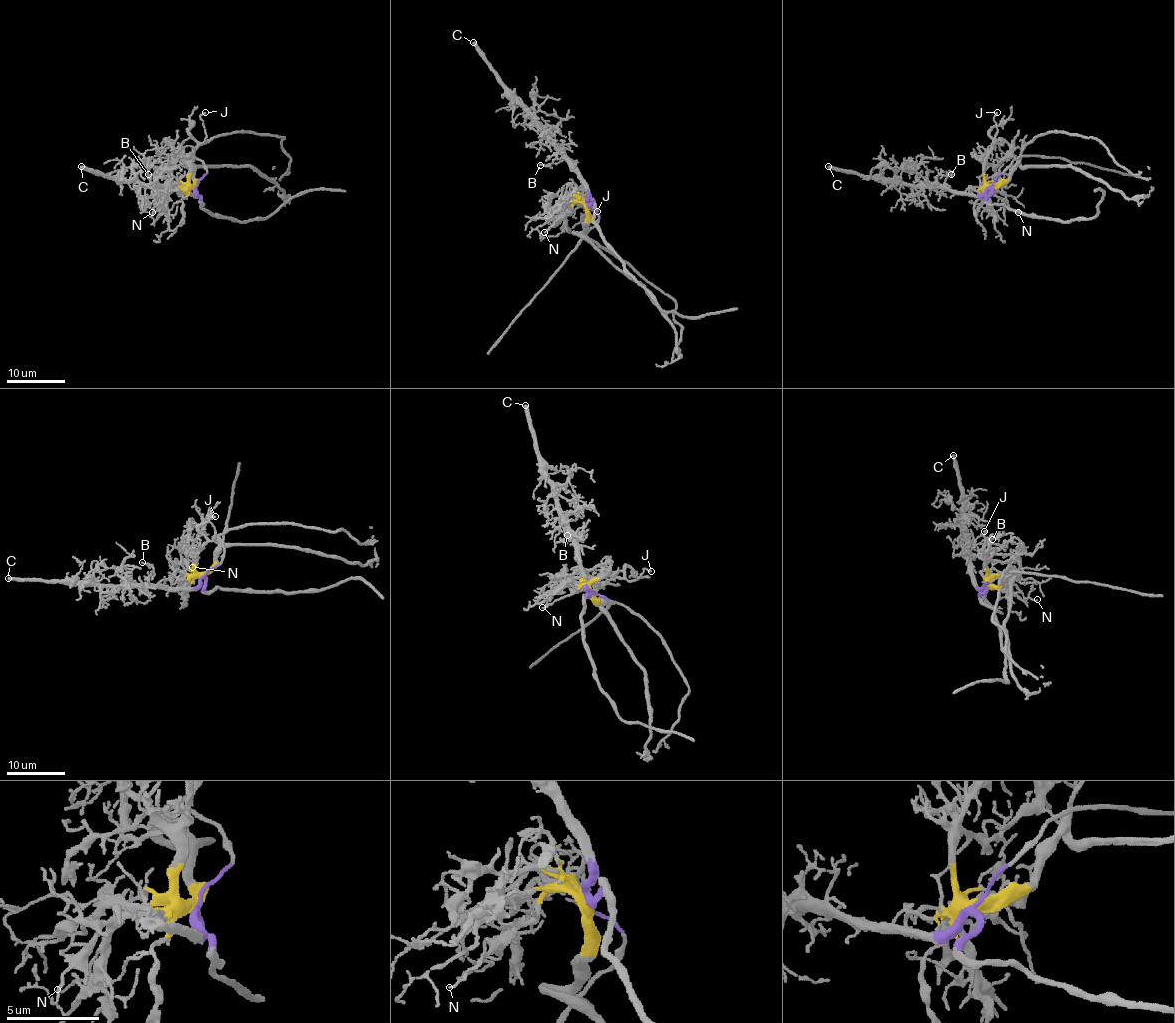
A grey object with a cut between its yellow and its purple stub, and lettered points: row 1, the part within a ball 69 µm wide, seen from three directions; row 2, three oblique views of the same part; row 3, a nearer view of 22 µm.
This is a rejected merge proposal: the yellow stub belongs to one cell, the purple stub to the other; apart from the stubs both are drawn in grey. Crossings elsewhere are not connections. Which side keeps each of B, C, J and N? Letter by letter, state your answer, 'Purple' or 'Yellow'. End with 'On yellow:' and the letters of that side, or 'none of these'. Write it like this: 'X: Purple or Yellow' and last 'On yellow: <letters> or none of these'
B: Purple
C: Purple
J: Yellow
N: Yellow
On yellow: J, N

